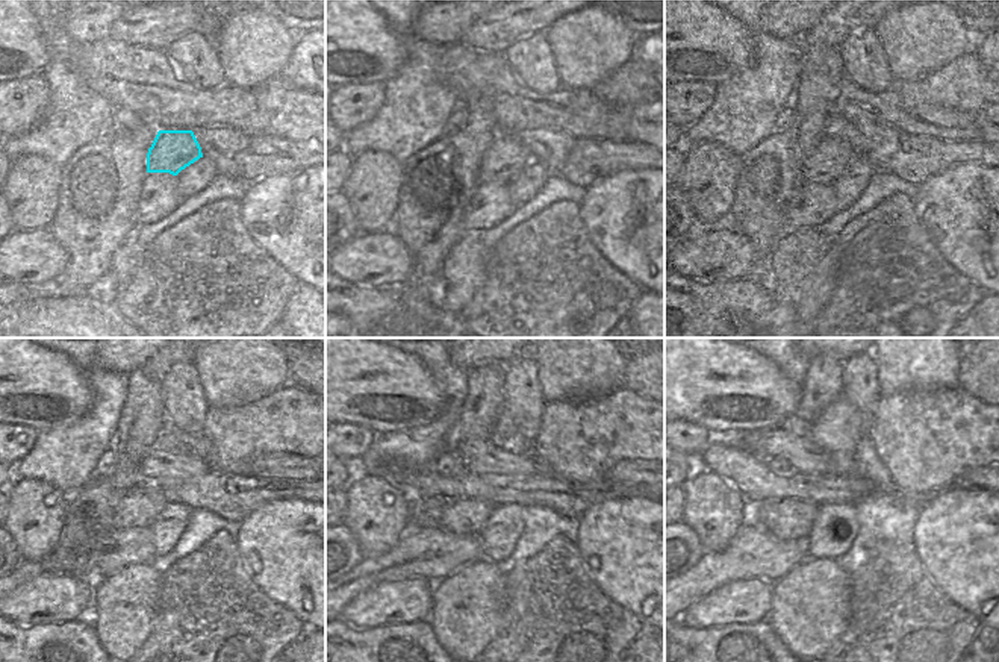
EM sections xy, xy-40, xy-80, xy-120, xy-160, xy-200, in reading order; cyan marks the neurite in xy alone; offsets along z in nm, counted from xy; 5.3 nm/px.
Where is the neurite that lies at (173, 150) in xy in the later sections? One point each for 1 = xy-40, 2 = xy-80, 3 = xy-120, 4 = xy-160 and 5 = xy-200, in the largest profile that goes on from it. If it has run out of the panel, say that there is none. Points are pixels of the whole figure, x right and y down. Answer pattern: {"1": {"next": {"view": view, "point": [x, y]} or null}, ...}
{"1": {"next": {"view": "xy-40", "point": [504, 158]}}, "2": {"next": {"view": "xy-80", "point": [828, 161]}}, "3": {"next": {"view": "xy-120", "point": [138, 508]}}, "4": {"next": {"view": "xy-160", "point": [460, 517]}}, "5": {"next": {"view": "xy-200", "point": [784, 518]}}}

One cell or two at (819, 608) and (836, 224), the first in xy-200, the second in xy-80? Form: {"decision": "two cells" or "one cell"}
{"decision": "two cells"}

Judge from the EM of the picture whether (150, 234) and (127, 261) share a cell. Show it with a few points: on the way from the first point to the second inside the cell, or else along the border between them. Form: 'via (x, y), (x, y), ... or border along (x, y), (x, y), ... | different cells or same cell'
border along (130, 237), (143, 249) | different cells

